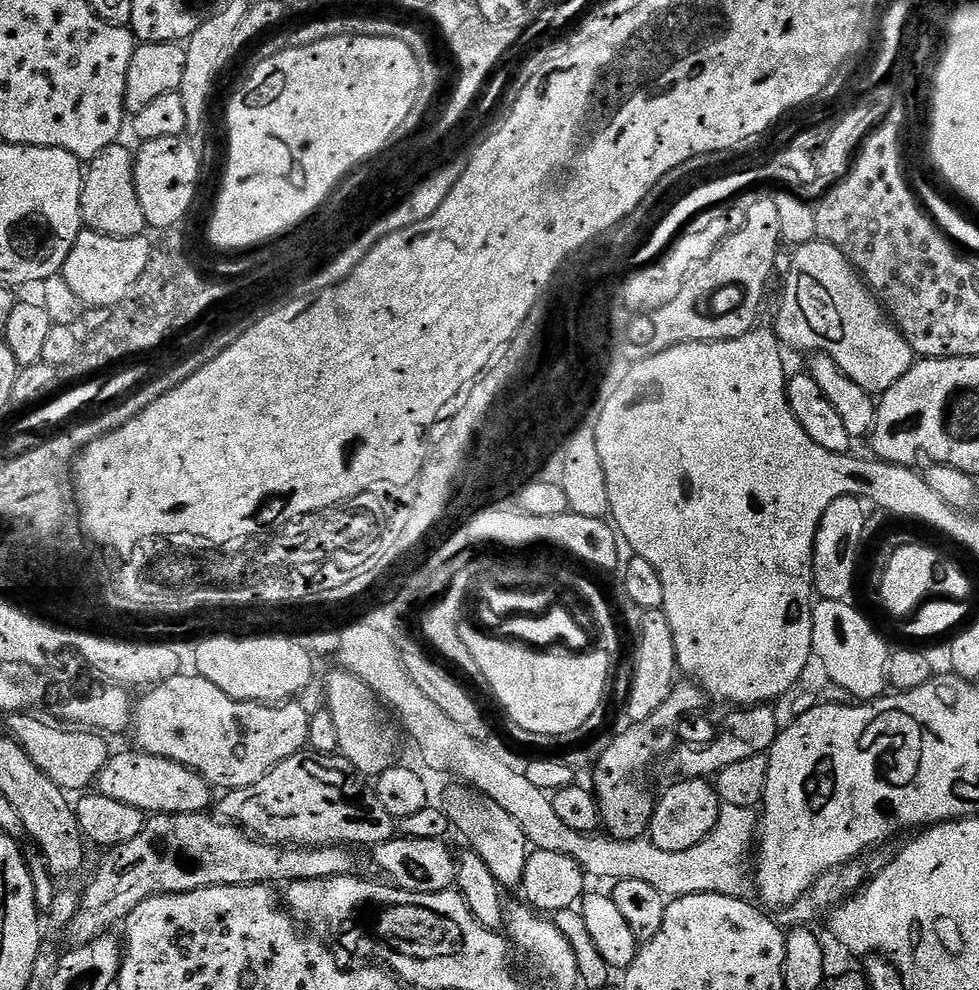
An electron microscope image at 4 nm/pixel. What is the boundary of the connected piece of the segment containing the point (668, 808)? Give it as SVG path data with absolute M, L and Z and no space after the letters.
M680 778L677 784L672 784L660 800L655 801L652 810L652 819L648 821L647 835L658 846L658 850L677 852L690 850L690 846L698 846L710 830L714 830L714 822L718 822L720 813L720 795L715 787L704 778Z

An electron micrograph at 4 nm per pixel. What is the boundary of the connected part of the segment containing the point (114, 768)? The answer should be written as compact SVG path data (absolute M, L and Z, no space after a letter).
M131 750L109 755L106 766L96 777L94 784L99 795L126 802L145 814L186 814L187 812L207 813L210 785L203 776L192 768L149 752Z

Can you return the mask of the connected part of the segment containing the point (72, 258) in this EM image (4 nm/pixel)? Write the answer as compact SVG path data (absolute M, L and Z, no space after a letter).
M81 230L74 242L74 250L64 263L62 273L66 286L74 290L81 305L111 310L124 293L133 295L135 284L145 279L148 264L152 262L154 244L147 235L134 238L114 238L106 234Z

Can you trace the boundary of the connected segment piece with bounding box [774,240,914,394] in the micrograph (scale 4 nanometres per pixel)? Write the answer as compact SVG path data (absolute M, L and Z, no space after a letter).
M824 241L799 245L784 284L784 301L774 335L785 349L829 356L845 377L869 394L882 394L914 363L912 347L886 315L861 275L834 246Z

